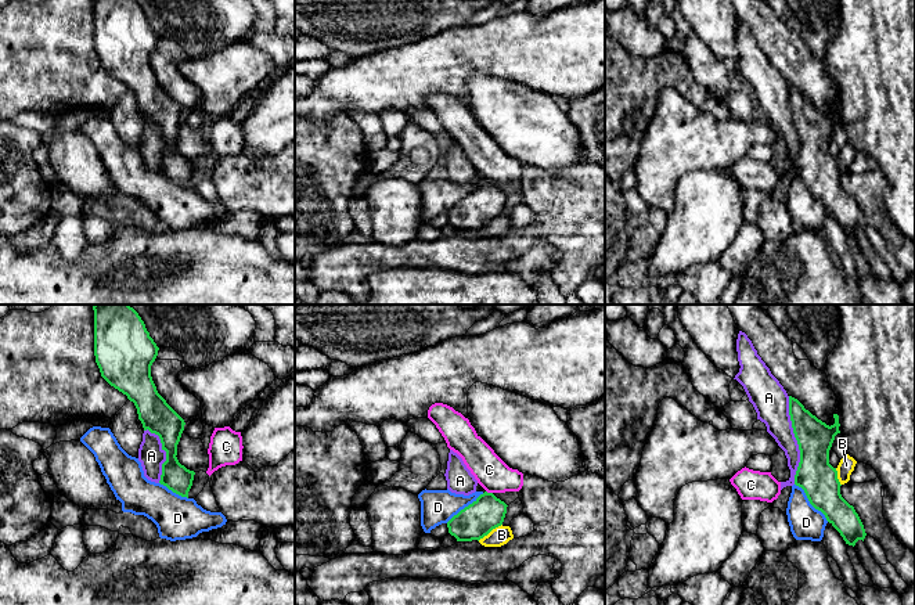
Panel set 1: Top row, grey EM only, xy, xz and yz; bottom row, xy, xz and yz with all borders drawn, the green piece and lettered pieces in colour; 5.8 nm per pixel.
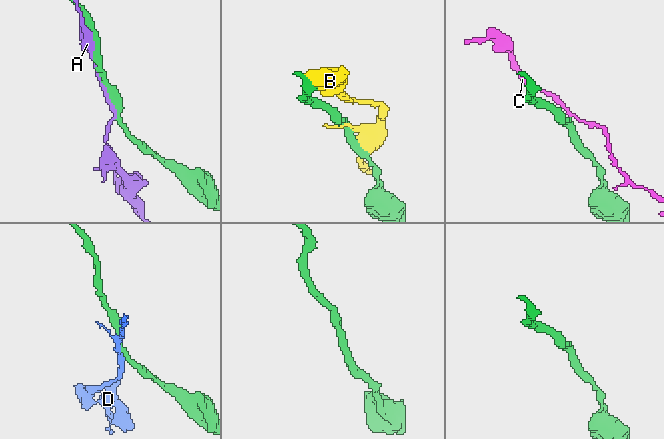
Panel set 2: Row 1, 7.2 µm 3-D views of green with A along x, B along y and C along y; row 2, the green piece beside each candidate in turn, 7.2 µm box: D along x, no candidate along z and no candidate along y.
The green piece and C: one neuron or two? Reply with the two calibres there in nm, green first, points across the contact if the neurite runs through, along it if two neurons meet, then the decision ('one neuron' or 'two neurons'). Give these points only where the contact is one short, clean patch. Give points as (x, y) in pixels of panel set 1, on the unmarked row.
200 nm thick on the green side, 190 nm on the other; border along xz (486, 180), (492, 183); two neurons

